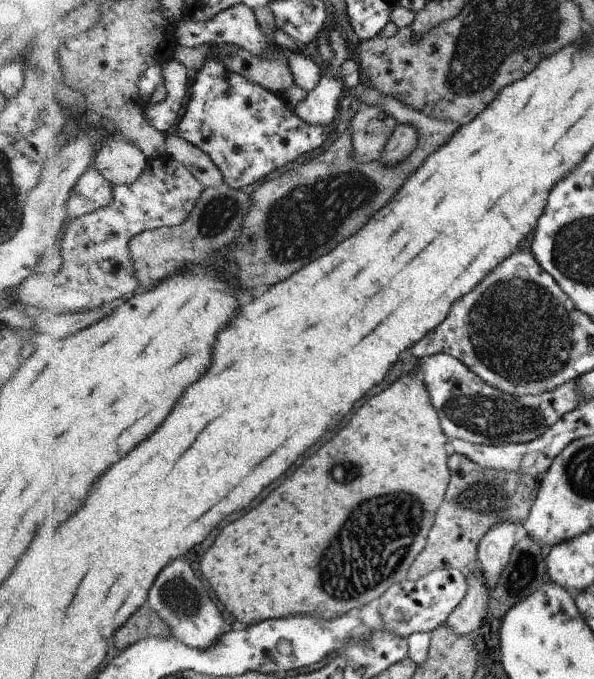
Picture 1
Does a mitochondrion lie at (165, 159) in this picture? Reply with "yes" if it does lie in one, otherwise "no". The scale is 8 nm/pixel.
no

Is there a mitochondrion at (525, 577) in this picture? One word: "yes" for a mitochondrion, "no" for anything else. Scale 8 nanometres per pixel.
no

